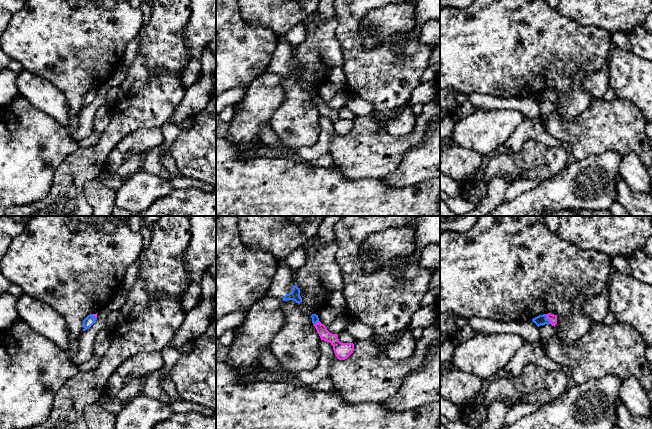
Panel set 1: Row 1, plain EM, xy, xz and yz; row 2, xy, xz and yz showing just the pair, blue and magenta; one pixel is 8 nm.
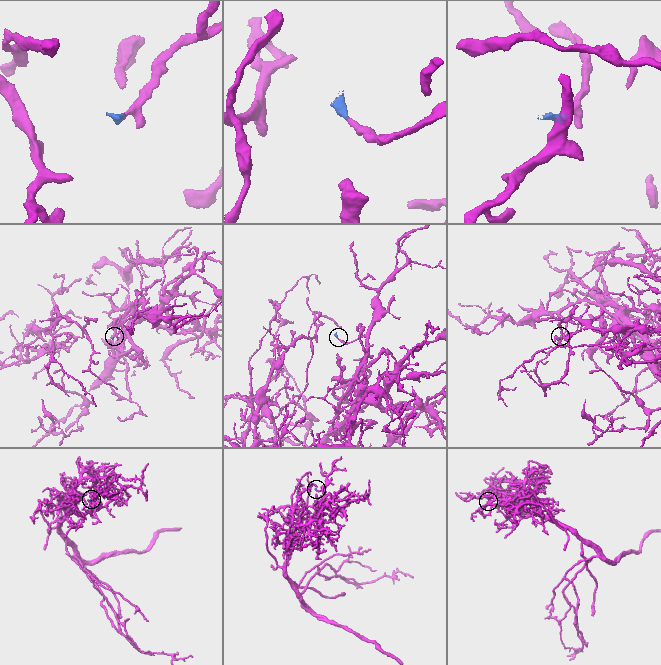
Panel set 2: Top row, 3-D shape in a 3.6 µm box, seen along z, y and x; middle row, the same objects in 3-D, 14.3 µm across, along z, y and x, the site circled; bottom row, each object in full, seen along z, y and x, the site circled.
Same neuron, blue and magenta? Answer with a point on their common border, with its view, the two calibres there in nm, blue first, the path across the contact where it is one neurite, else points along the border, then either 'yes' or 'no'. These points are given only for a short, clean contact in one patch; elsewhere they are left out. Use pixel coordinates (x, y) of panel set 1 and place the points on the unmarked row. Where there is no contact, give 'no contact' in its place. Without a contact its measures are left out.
yz (548, 95) | 80/60 nm | across yz (540, 96), (548, 95), (553, 94) | yes

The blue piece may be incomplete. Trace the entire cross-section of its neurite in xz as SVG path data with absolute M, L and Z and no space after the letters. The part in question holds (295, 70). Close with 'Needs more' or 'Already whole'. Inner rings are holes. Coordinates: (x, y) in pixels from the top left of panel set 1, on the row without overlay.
M279 36L271 62L263 73L267 72L279 74L283 77L294 76L298 80L302 78L300 65L294 58L294 46L285 41L283 36Z. Needs more

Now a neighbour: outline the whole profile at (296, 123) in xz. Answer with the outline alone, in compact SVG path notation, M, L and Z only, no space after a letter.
M317 9L307 15L303 21L306 23L306 39L294 46L294 58L300 65L302 78L300 80L294 76L283 78L284 101L275 111L270 121L271 128L278 137L280 145L289 149L314 146L318 141L321 130L319 123L321 114L312 99L311 91L319 91L329 81L333 68L343 68L344 66L341 45L336 37L337 16L331 20L323 20Z

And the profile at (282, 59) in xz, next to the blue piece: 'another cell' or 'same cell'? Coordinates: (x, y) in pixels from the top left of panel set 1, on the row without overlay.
same cell

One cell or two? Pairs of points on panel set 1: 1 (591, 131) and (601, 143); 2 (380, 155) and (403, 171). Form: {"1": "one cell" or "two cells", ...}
{"1": "one cell", "2": "two cells"}

